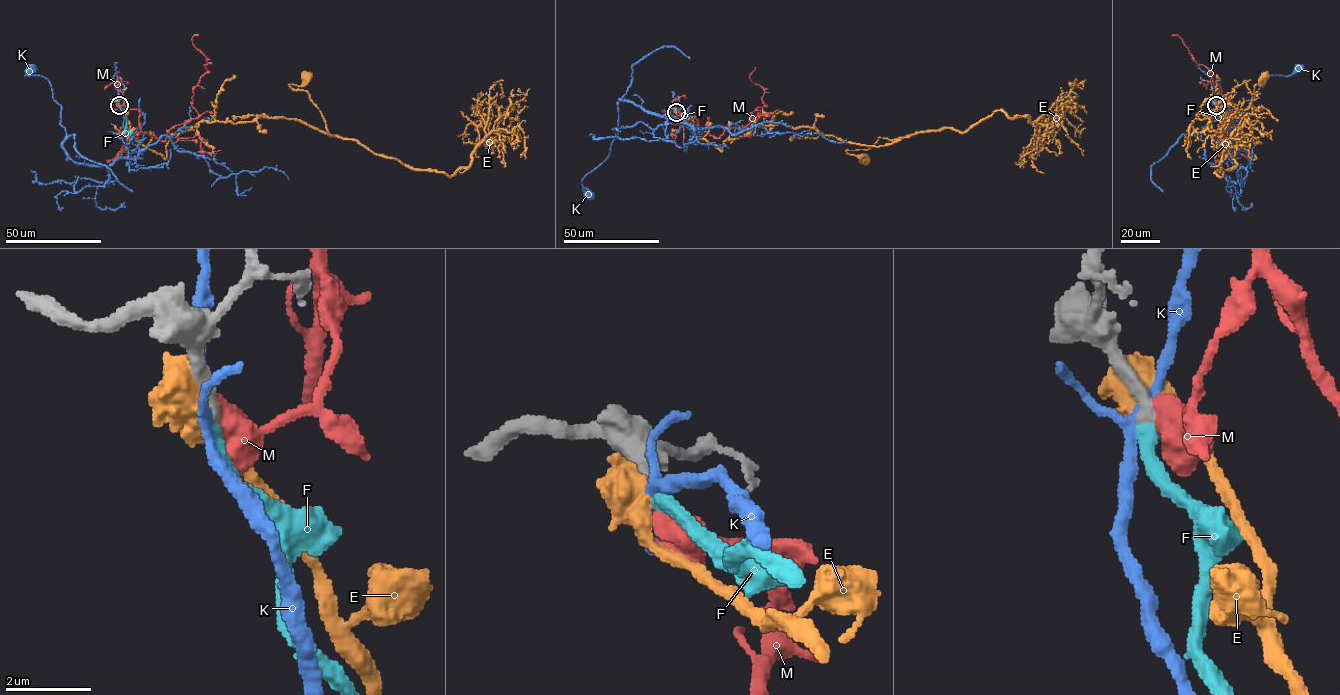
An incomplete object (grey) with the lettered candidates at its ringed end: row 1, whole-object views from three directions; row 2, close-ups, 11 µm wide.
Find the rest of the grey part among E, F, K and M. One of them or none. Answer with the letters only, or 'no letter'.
F

